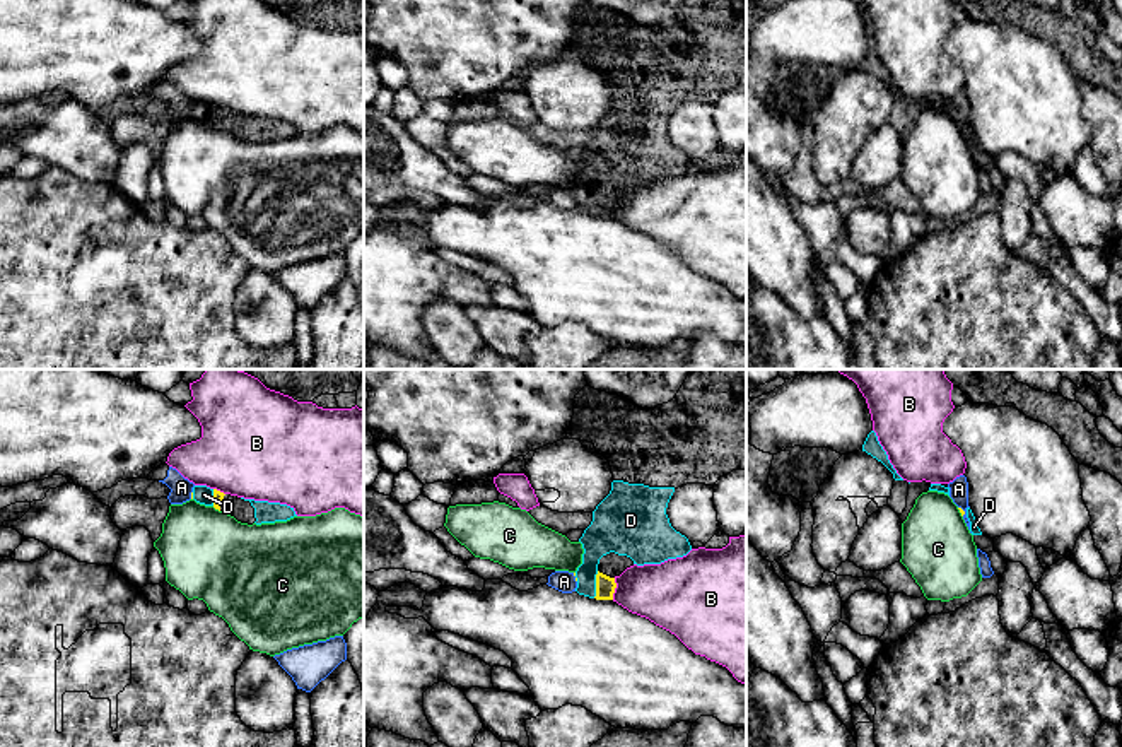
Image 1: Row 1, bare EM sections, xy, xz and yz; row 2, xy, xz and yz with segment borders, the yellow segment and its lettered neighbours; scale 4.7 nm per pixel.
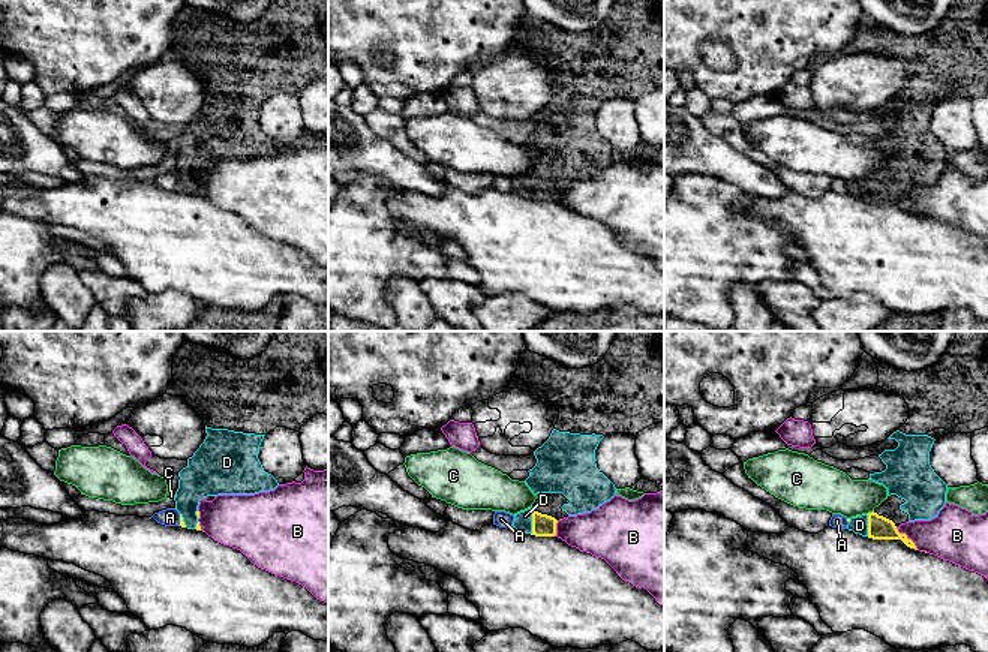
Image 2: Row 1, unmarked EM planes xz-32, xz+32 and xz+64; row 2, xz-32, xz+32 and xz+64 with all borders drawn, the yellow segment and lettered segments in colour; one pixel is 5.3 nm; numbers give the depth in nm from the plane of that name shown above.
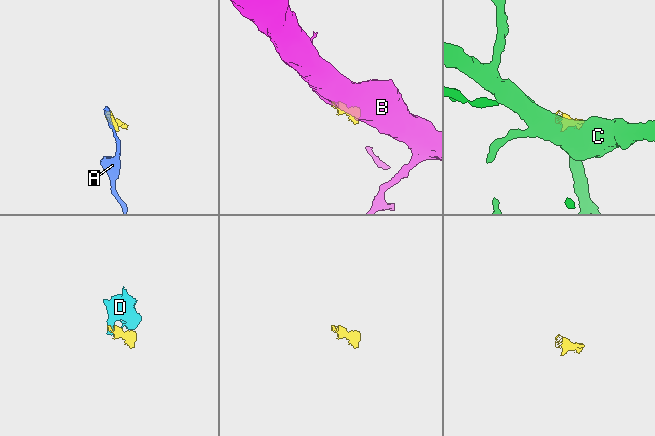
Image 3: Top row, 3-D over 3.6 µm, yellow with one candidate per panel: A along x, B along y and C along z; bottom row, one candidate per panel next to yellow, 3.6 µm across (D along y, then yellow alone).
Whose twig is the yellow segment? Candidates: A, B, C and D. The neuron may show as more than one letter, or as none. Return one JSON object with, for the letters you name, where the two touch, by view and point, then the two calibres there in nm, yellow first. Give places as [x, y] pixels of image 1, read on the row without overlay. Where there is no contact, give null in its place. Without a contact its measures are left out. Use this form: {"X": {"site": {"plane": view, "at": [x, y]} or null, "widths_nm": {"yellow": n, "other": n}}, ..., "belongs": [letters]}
{"D": {"site": {"plane": "xz", "at": [596, 202]}, "widths_nm": {"yellow": 100, "other": 180}}, "belongs": ["D"]}

